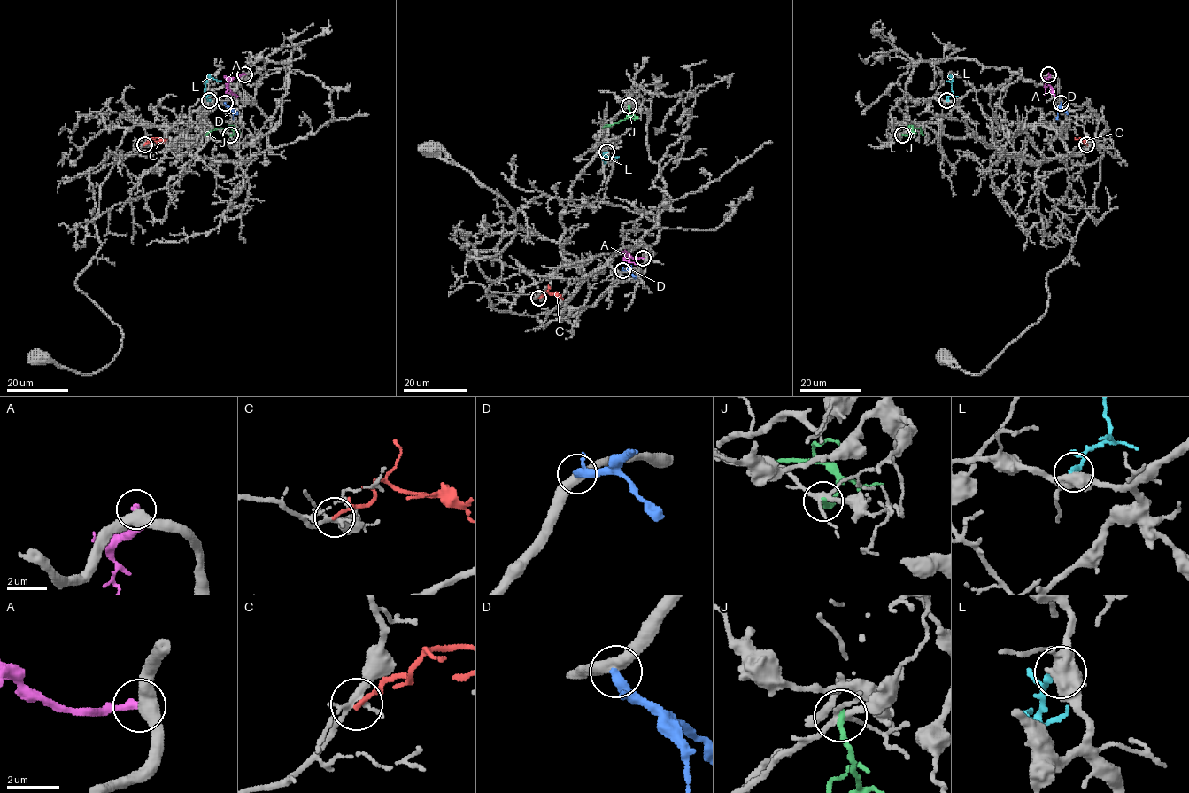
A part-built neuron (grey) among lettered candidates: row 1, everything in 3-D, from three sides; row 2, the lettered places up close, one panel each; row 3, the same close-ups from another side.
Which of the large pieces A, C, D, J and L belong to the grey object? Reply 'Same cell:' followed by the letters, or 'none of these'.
Same cell: none of these

